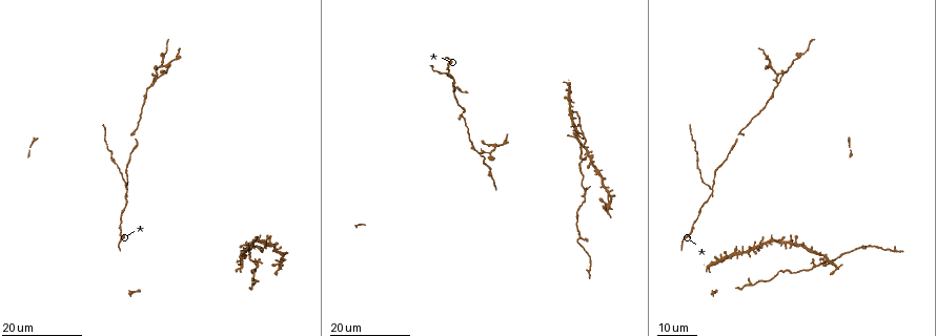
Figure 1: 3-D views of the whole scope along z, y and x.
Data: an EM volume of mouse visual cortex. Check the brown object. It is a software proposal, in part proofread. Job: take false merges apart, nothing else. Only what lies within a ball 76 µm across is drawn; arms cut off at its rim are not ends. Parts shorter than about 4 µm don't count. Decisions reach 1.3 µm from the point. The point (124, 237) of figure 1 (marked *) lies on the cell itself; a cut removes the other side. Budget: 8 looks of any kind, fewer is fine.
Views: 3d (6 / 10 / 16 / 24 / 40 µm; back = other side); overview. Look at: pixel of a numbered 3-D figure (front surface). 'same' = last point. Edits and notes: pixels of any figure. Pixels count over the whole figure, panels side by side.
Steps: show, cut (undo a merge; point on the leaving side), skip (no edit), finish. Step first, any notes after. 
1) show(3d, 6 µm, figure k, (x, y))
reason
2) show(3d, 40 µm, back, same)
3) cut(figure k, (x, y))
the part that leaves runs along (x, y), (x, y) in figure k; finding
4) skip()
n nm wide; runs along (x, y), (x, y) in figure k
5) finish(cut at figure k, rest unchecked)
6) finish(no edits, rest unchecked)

show(3d, 24 µm, figure 1, (127, 190))
three-way junction

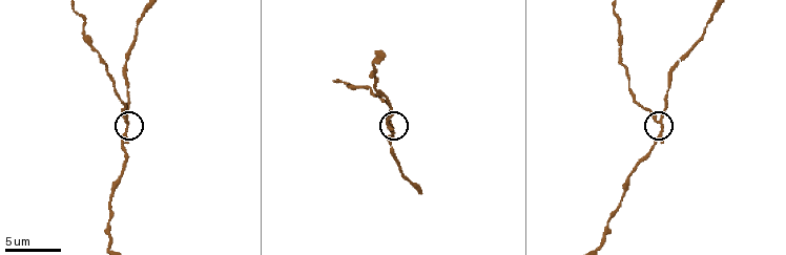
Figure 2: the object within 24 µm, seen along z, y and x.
show(3d, 6 µm, figure 2, (393, 125))

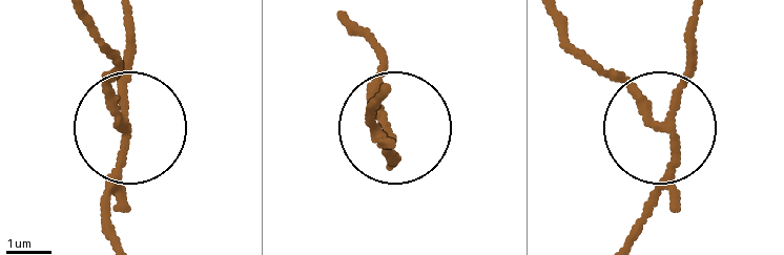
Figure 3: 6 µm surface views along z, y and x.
cut(figure 3, (102, 73))
side arm 21 µm; the part that leaves runs along (122, 124), (87, 15) in figure 3; a second cell is stuck on

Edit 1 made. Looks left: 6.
show(overview)
redraw

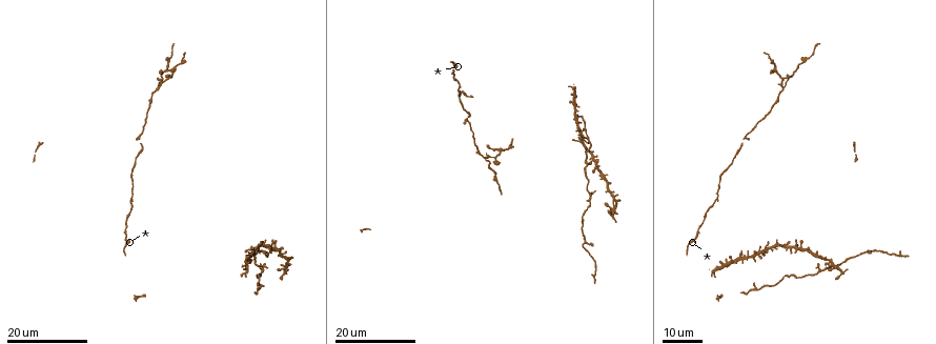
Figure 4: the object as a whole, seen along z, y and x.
show(3d, 24 µm, figure 4, (157, 87))
four or more arms meet

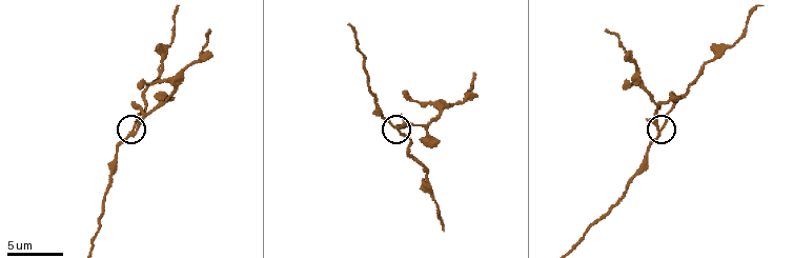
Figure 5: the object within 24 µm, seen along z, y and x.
show(3d, 6 µm, figure 5, (133, 126))

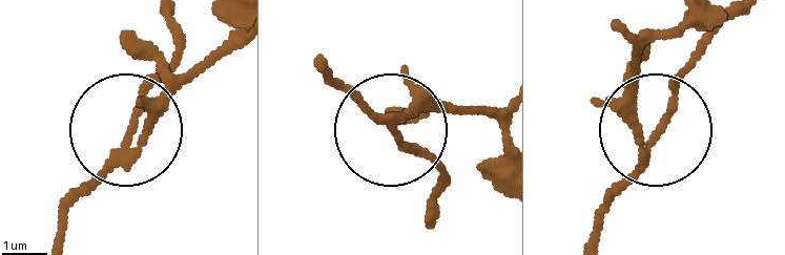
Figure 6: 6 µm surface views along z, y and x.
cut(figure 6, (162, 98))
190 nm wide; the part that leaves runs along (130, 153), (153, 112), (232, 44) in figure 6; two cells meet here

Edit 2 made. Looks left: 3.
show(overview)

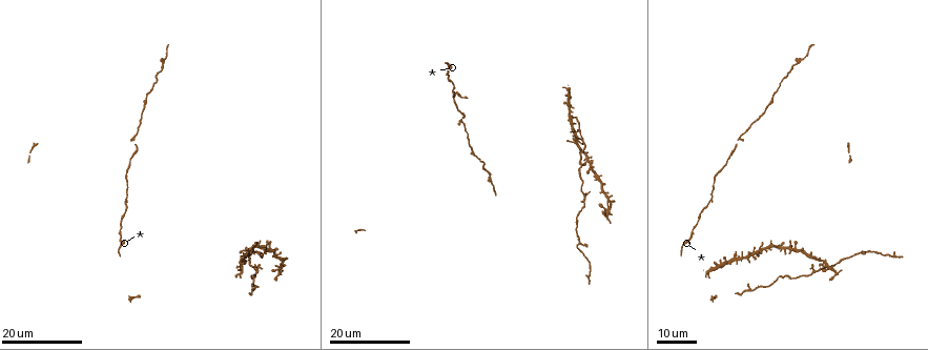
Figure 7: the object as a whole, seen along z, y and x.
show(3d, 24 µm, figure 7, (462, 121))
thin neck

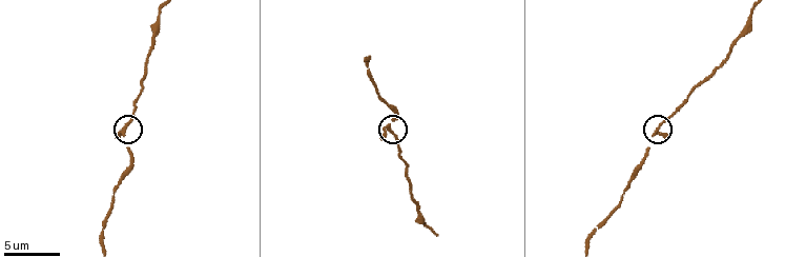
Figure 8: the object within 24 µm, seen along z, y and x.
show(3d, 6 µm, figure 8, (124, 134))

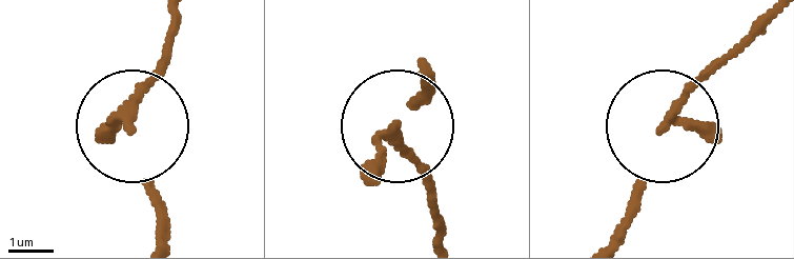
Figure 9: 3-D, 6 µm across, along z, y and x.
skip()
runs along (422, 72), (392, 133), (433, 193) in figure 9; one cell here

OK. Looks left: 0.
finish(cut at figure 3, cut at figure 6, rest unchecked)

